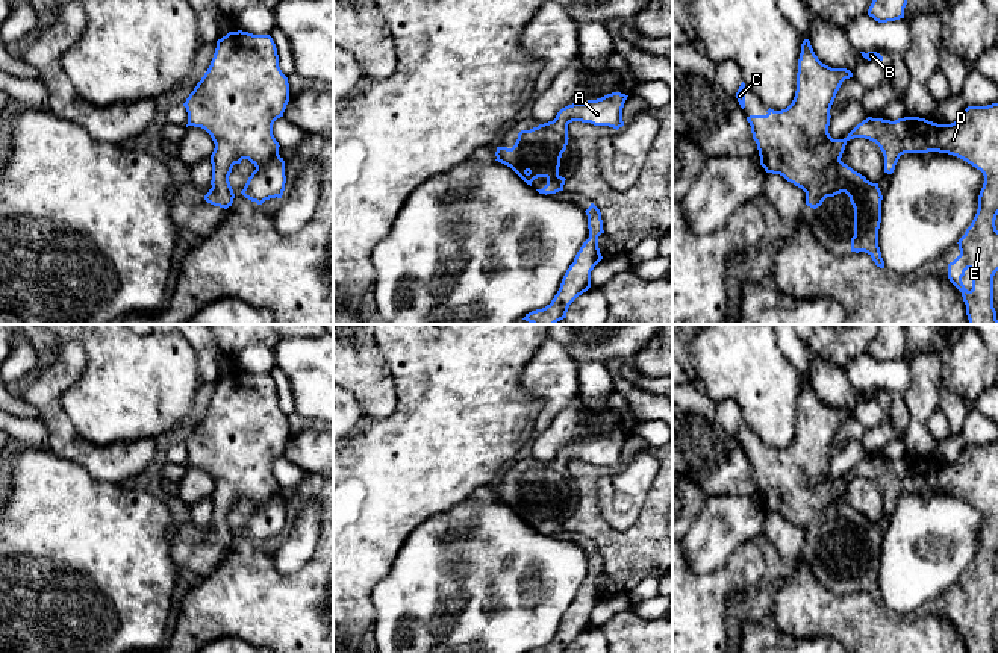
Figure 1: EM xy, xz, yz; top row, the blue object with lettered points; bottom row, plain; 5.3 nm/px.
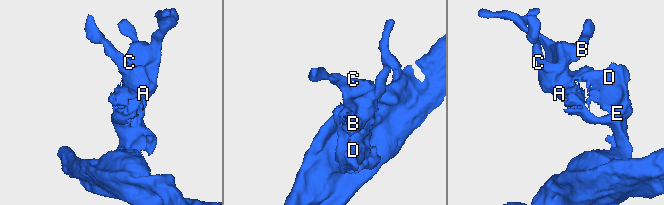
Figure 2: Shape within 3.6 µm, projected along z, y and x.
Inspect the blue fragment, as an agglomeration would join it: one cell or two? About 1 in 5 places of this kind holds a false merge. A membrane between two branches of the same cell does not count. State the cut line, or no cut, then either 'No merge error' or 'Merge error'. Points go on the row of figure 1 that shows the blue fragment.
No split. No merge error

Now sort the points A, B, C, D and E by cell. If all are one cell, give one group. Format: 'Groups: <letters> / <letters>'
Groups: A B C D E

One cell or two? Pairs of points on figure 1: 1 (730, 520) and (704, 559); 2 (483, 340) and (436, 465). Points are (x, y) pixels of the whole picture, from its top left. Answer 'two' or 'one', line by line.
1: one
2: one

